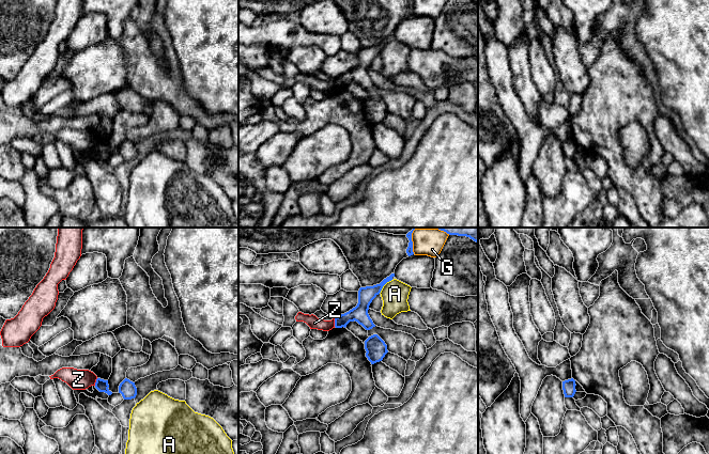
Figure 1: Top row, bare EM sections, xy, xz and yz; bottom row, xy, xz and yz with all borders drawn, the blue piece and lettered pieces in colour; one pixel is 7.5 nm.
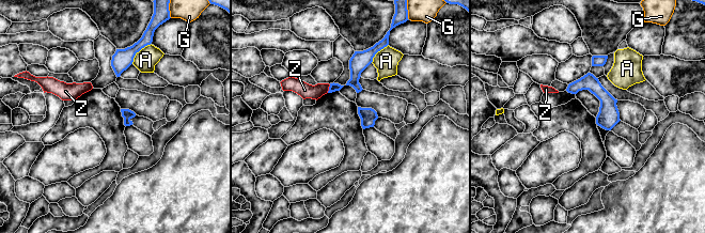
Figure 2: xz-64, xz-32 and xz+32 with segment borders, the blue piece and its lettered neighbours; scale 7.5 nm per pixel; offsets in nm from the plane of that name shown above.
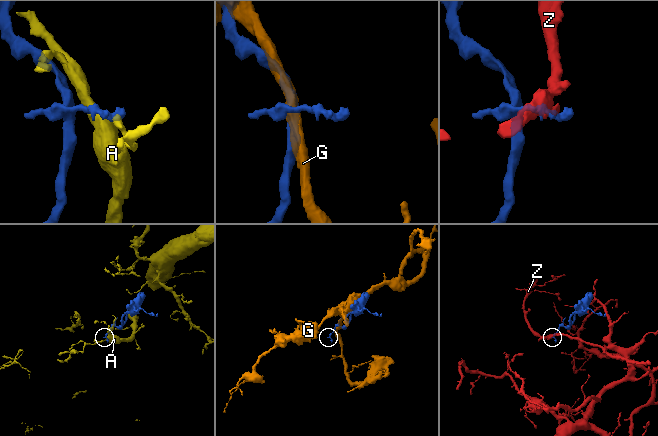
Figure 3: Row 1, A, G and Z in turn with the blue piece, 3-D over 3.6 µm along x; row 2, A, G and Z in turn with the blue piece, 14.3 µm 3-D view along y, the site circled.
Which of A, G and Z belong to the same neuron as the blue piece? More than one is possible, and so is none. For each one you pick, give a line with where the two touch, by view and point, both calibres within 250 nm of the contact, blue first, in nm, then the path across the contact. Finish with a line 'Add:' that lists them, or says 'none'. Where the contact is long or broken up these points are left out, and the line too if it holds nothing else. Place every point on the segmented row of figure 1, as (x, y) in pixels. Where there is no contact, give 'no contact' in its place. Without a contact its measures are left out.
Add: none

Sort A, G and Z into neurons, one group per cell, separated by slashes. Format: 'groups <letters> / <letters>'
groups A / G / Z

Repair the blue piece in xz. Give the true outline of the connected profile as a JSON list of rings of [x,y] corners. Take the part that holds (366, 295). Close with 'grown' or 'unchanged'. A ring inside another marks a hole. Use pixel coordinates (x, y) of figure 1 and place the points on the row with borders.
[[[391,273],[389,277],[384,279],[380,284],[373,286],[360,287],[358,291],[358,303],[355,308],[349,312],[339,315],[335,318],[335,327],[342,328],[346,327],[350,322],[357,322],[366,330],[370,330],[375,325],[368,314],[369,306],[372,300],[381,293],[383,286],[392,280],[395,273]]]; unchanged

